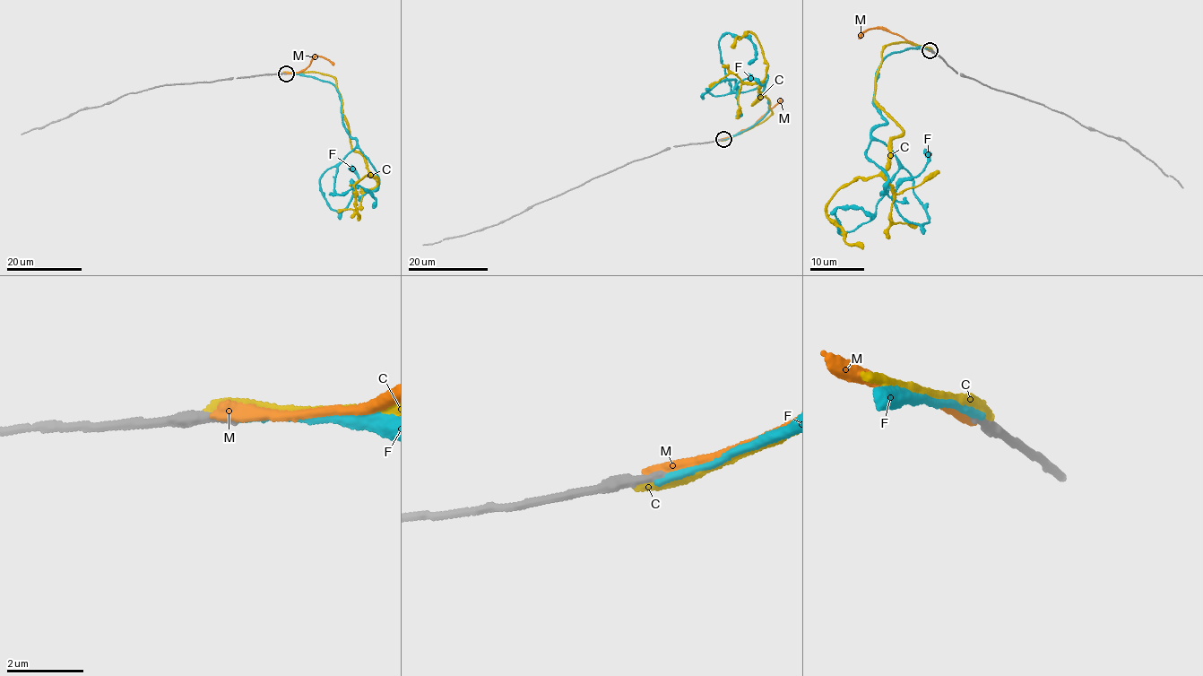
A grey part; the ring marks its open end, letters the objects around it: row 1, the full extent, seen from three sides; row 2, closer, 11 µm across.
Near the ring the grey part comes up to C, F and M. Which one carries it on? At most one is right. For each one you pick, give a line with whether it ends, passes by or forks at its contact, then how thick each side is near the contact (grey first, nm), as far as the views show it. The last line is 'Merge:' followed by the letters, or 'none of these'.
Merge: none of these

